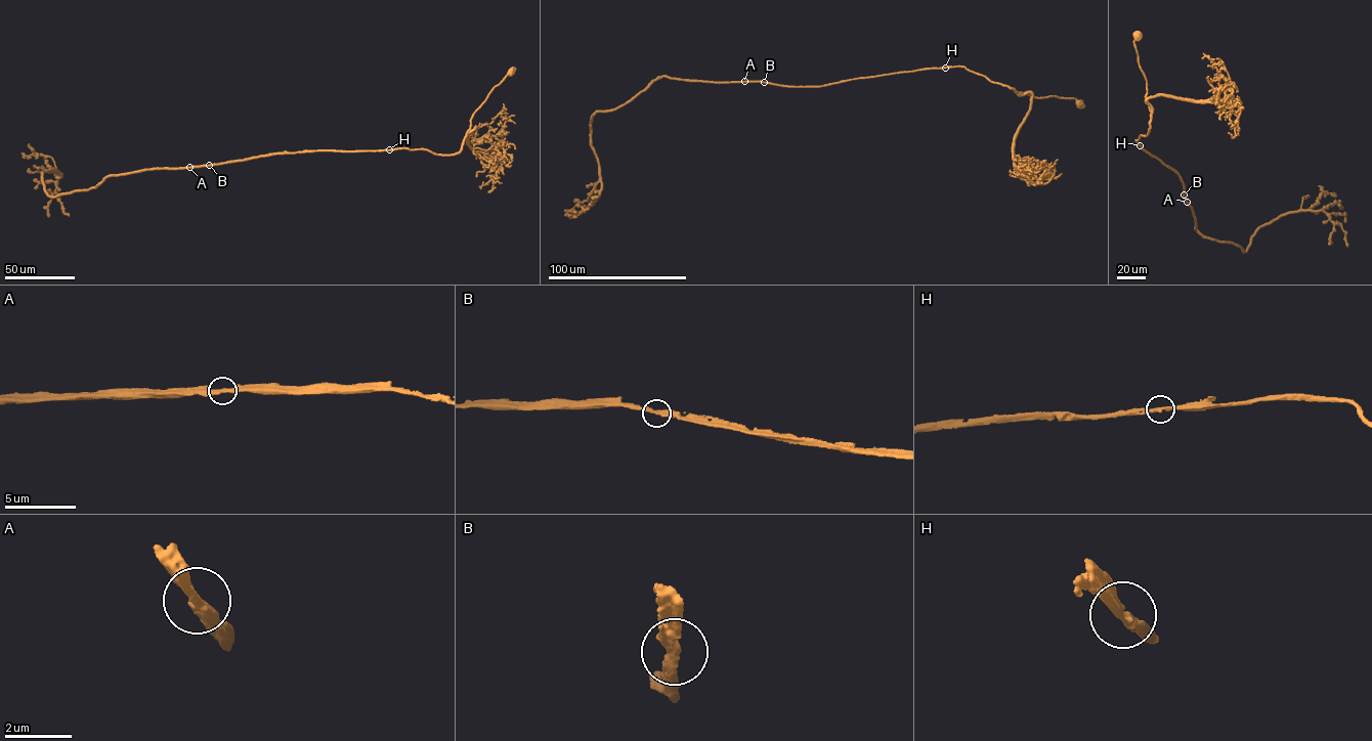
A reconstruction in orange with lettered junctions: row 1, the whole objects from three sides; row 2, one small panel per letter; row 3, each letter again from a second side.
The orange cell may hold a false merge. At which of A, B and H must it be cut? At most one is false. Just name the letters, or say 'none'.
none

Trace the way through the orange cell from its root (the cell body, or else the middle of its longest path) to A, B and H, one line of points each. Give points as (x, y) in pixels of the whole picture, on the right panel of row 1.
A: (1138, 37), (1134, 46), (1151, 114), (1148, 134), (1135, 140), (1177, 173), (1187, 202)
B: (1138, 37), (1134, 46), (1151, 114), (1148, 134), (1135, 140), (1177, 173), (1184, 194)
H: (1138, 37), (1134, 46), (1146, 78), (1146, 100), (1151, 113), (1148, 134), (1135, 139), (1140, 145)

